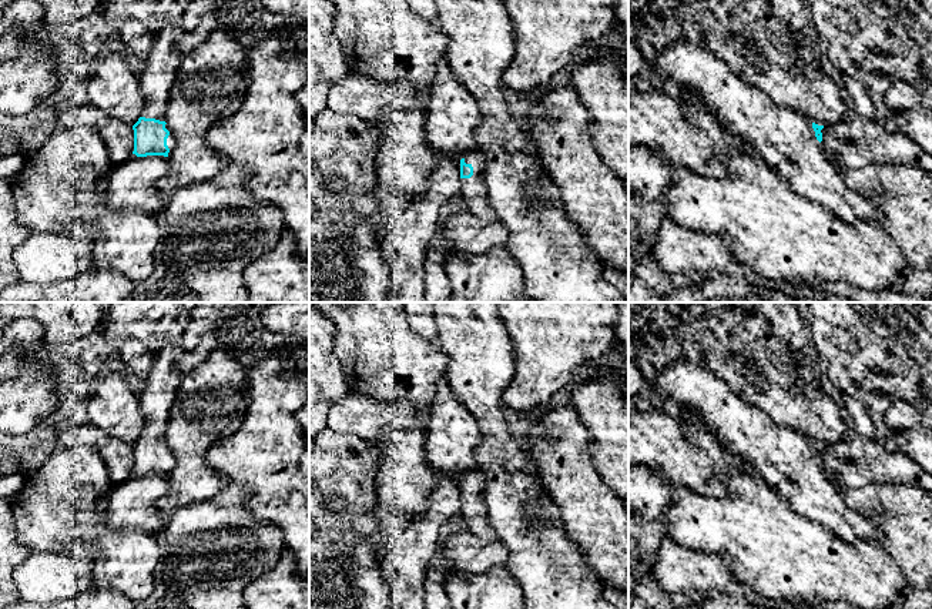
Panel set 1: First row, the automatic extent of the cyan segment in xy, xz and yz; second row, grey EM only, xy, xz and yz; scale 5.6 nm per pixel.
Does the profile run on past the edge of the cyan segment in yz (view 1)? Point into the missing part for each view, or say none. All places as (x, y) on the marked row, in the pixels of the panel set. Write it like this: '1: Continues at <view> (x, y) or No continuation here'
1: No continuation here

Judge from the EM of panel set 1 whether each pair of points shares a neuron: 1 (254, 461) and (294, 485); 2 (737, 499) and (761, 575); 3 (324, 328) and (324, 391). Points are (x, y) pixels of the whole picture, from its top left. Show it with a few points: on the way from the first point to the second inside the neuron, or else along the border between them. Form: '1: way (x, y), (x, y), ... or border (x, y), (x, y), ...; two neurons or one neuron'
1: way (264, 467), (284, 485); one neuron
2: way (737, 518), (737, 532), (760, 556); one neuron
3: way (324, 344), (324, 375); one neuron

